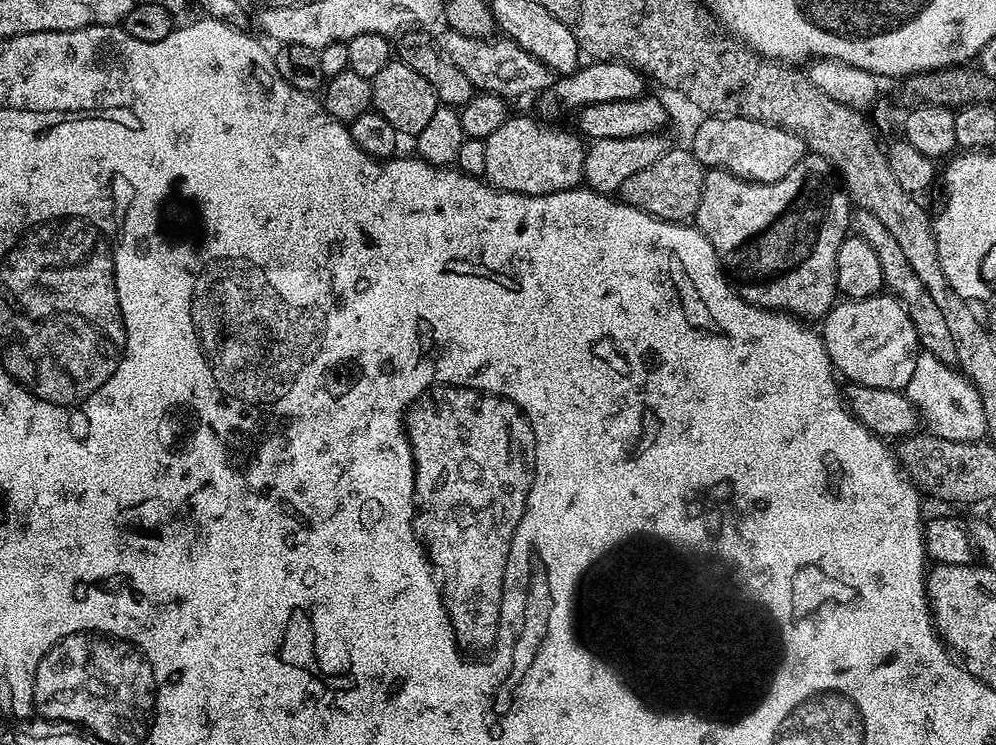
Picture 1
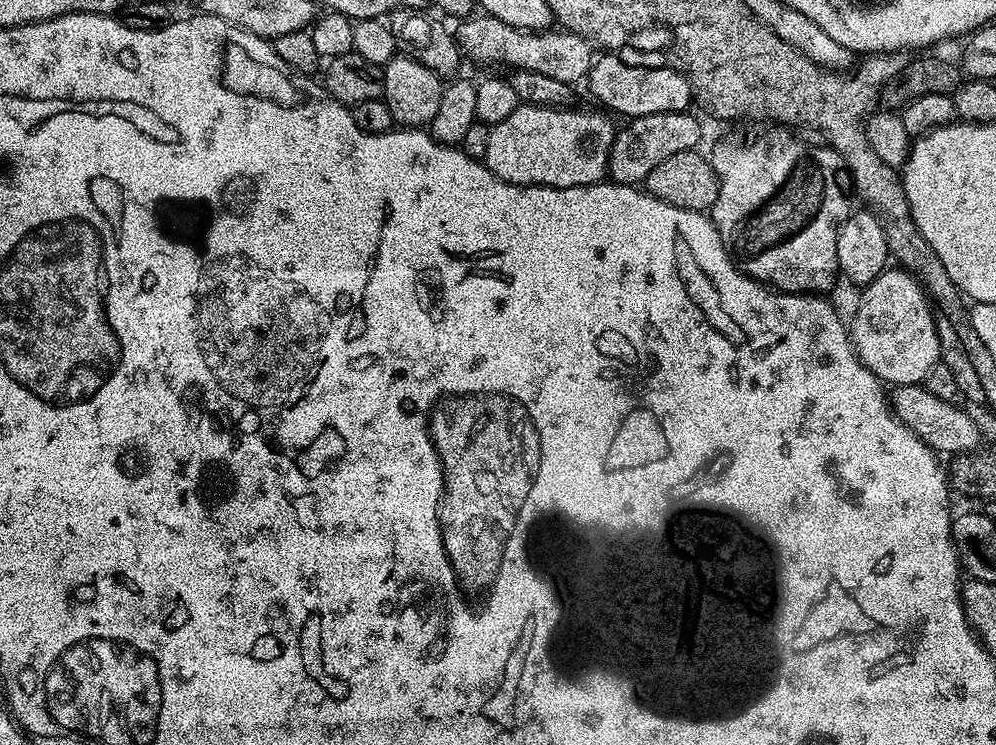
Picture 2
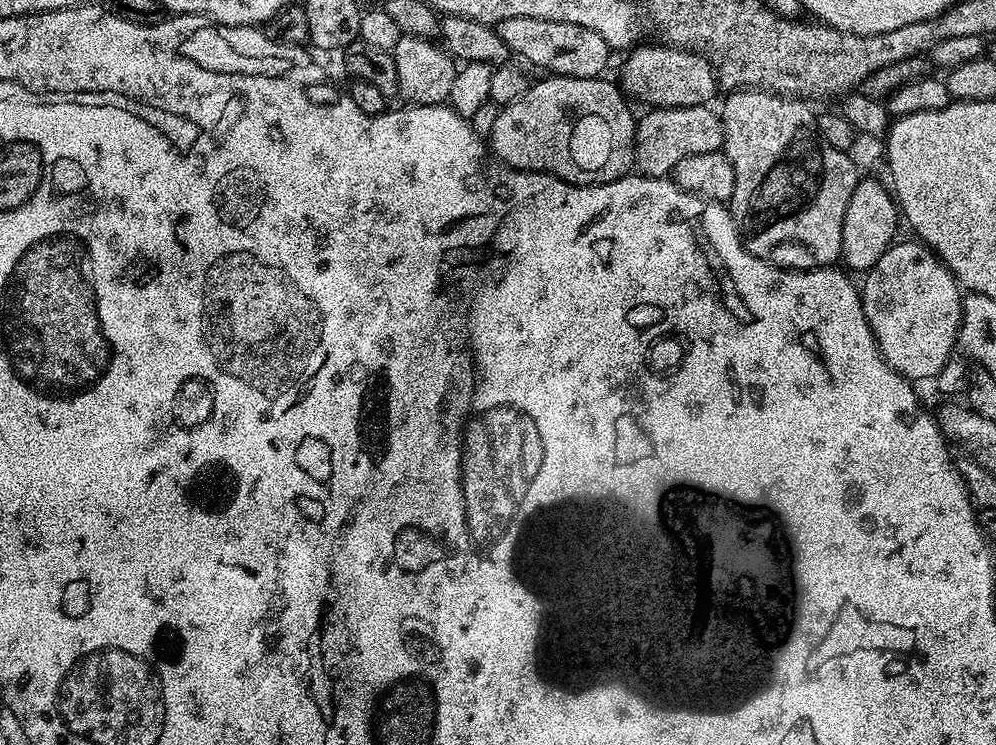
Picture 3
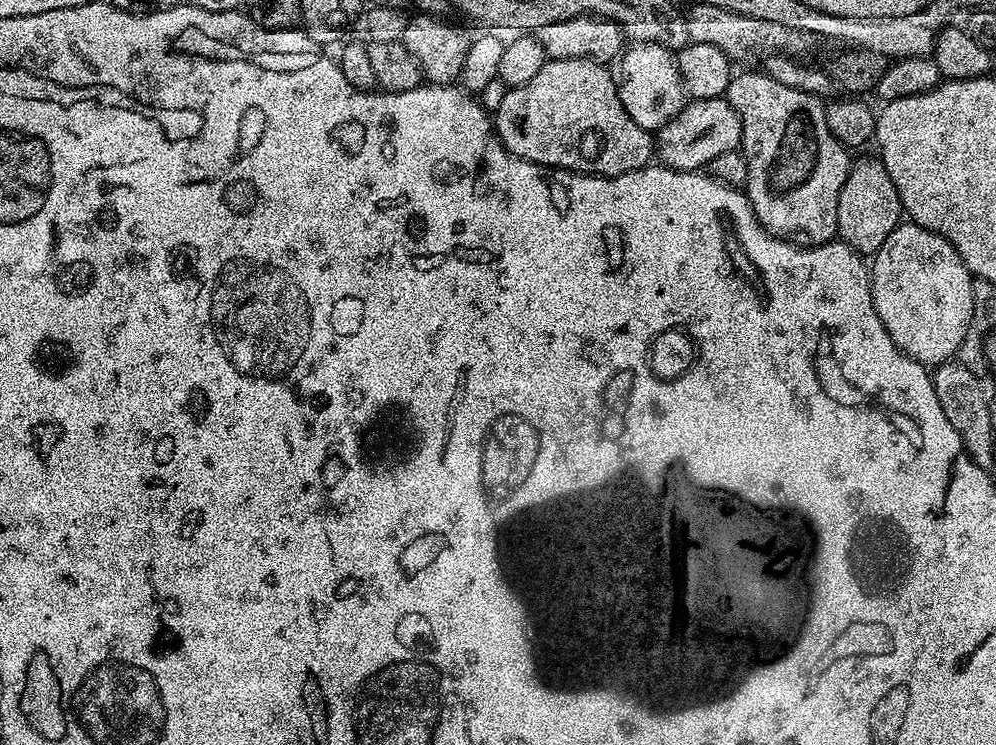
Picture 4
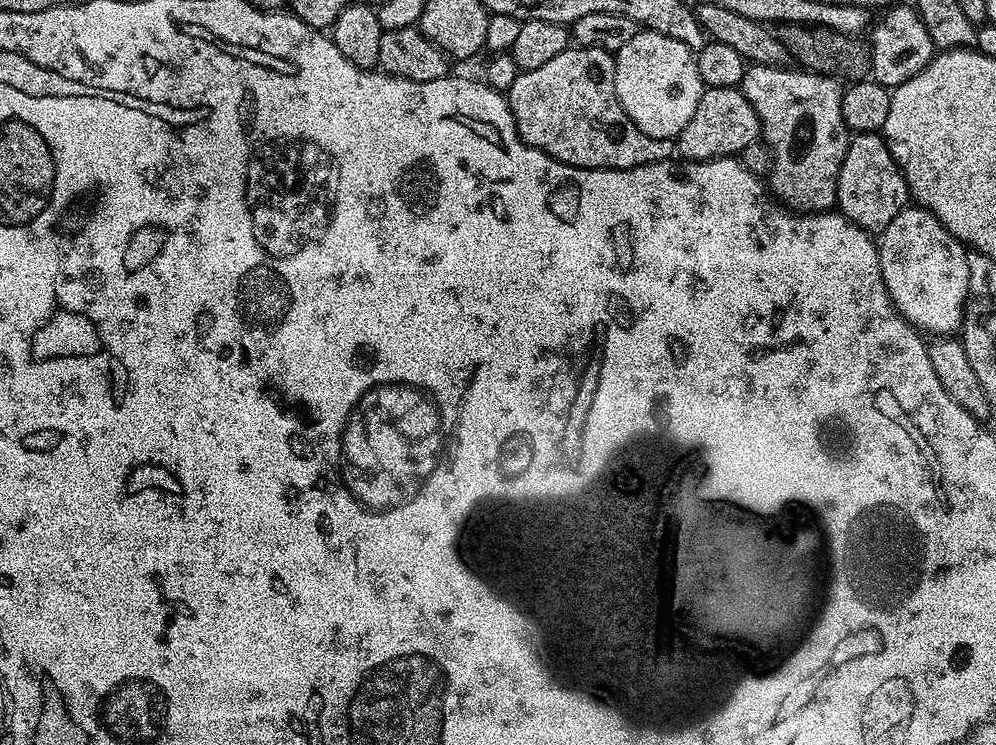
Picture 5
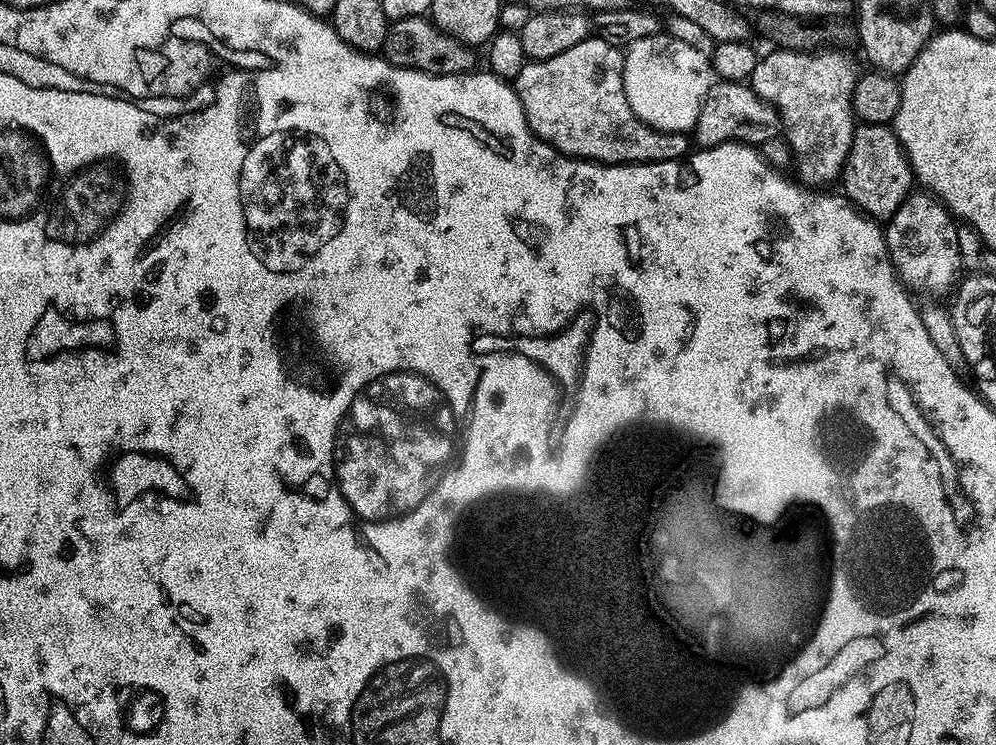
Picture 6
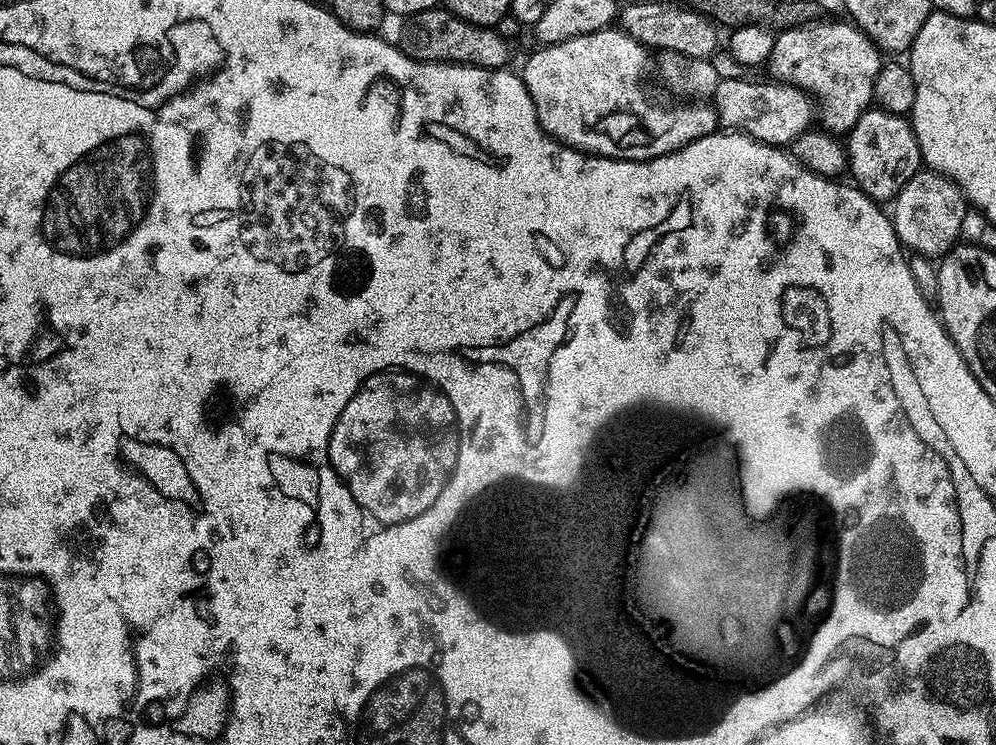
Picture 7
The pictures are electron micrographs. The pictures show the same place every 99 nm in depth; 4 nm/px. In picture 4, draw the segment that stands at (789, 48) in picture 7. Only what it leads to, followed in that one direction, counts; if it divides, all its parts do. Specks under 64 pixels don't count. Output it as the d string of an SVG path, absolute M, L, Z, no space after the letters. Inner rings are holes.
M763 70L733 75L726 98L744 127L740 148L748 163L748 177L743 191L764 231L801 246L827 244L837 239L838 198L842 186L846 186L850 152L830 134L830 126L826 126L825 101L814 94L794 90L794 86L782 86L782 82L774 82Z

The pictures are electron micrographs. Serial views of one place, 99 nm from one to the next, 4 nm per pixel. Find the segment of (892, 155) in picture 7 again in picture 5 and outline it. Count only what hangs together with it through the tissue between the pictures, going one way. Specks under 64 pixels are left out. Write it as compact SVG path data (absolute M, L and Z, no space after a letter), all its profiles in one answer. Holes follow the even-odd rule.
M858 132L848 141L846 158L838 174L836 204L841 216L869 234L879 234L909 203L908 183L894 162L880 132Z

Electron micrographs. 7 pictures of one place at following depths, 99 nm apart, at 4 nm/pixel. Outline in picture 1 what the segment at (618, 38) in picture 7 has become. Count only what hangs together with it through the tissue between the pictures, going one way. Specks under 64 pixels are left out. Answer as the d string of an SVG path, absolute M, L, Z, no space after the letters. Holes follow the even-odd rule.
M509 115L502 122L502 126L498 126L498 130L494 130L494 134L490 134L487 140L484 141L486 146L486 170L484 171L483 179L492 187L498 189L500 192L513 192L514 194L522 194L523 196L545 196L546 194L554 194L555 192L565 192L571 188L577 187L584 178L584 153L586 151L586 144L583 139L575 131L559 132L556 128L547 128L539 119L531 120L528 116Z

